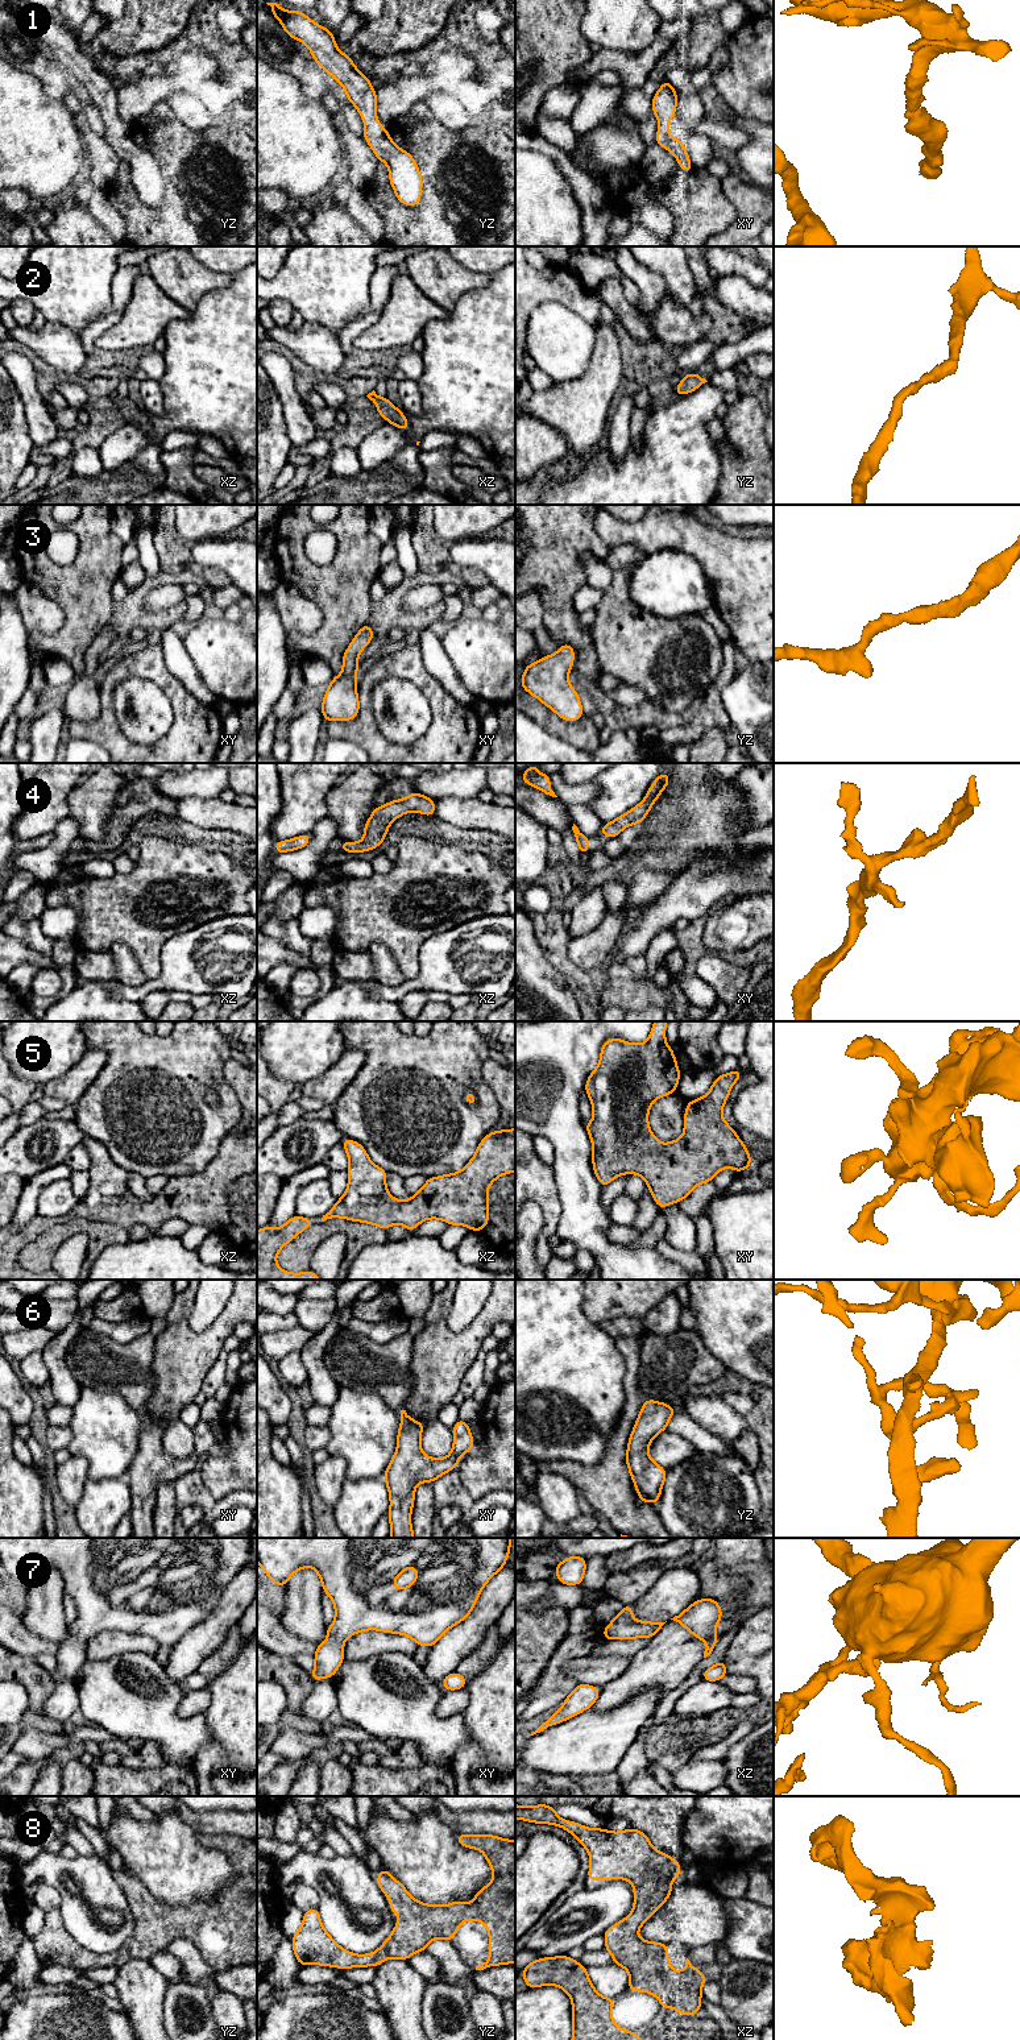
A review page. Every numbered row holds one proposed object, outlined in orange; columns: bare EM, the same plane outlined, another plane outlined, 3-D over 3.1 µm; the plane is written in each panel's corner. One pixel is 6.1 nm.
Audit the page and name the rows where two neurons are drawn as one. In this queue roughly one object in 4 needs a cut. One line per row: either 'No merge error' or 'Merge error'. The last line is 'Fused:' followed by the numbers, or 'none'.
1: No merge error
2: No merge error
3: No merge error
4: No merge error
5: No merge error
6: No merge error
7: No merge error
8: No merge error
Fused: none

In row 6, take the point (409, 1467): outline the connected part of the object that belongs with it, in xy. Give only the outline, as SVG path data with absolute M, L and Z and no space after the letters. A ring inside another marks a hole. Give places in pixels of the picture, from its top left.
M401 1410L397 1435L397 1451L387 1465L383 1480L390 1497L390 1538L415 1538L411 1527L411 1512L415 1488L419 1483L434 1483L457 1468L459 1459L474 1447L468 1422L459 1419L453 1426L453 1447L447 1458L435 1459L423 1454L420 1435L423 1422L416 1422Z

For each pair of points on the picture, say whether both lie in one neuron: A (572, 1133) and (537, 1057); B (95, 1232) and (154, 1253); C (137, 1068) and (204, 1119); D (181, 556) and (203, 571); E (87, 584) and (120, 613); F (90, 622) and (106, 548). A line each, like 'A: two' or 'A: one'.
A: one
B: two
C: one
D: one
E: two
F: one

